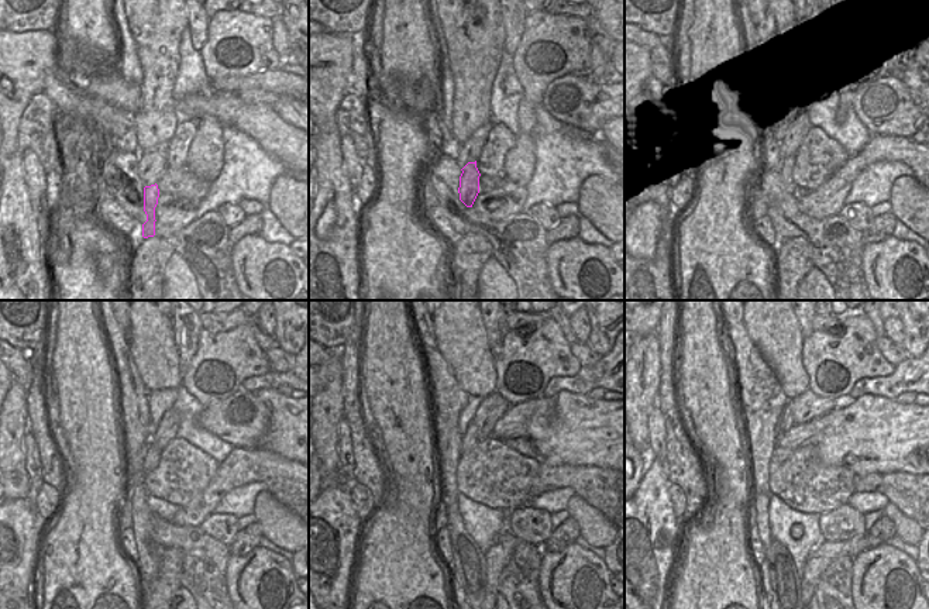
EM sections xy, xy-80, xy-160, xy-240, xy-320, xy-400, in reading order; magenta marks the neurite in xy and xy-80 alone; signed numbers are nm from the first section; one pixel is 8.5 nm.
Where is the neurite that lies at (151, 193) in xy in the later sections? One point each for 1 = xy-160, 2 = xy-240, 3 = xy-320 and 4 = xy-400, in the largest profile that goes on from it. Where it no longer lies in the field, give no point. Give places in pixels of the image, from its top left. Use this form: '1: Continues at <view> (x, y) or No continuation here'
1: Continues at xy-160 (785, 169)
2: Continues at xy-240 (151, 458)
3: Continues at xy-320 (470, 436)
4: Continues at xy-400 (785, 419)

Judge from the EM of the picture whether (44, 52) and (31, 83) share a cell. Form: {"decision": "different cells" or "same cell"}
{"decision": "same cell"}

